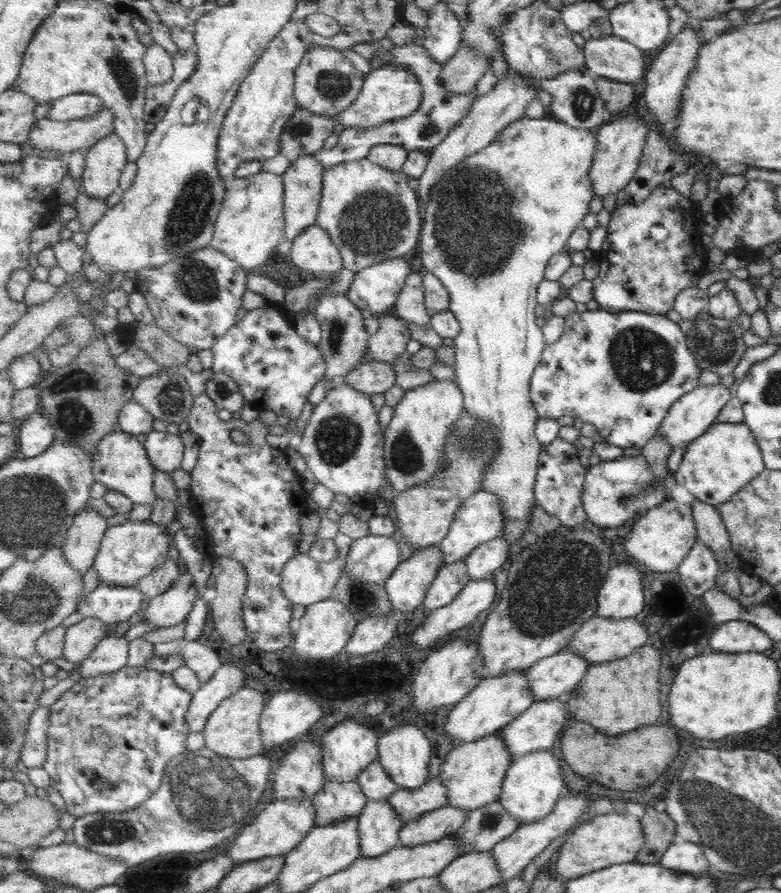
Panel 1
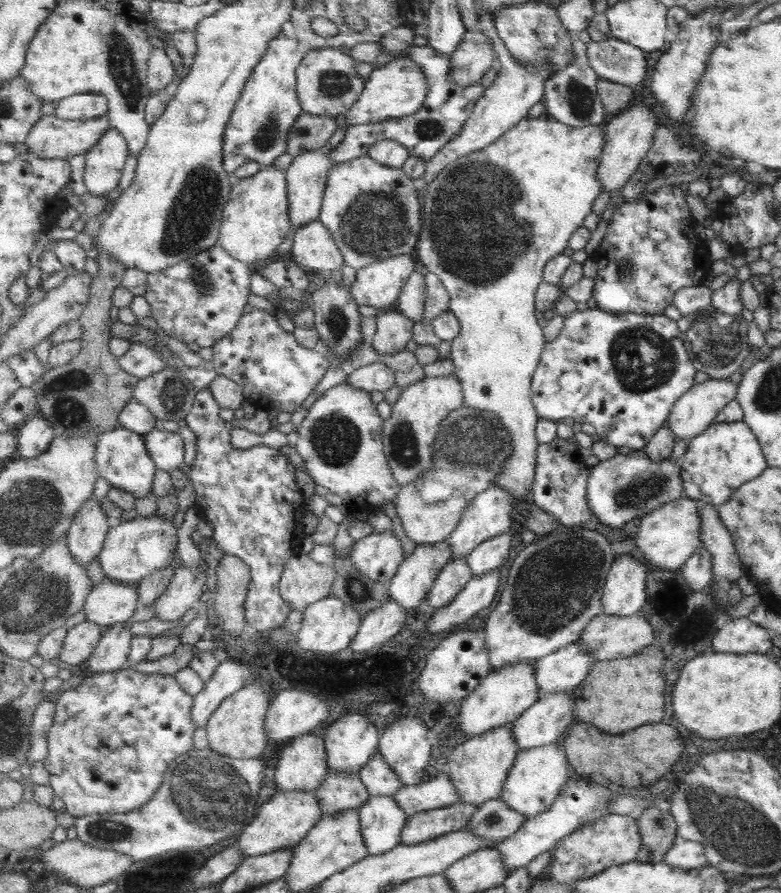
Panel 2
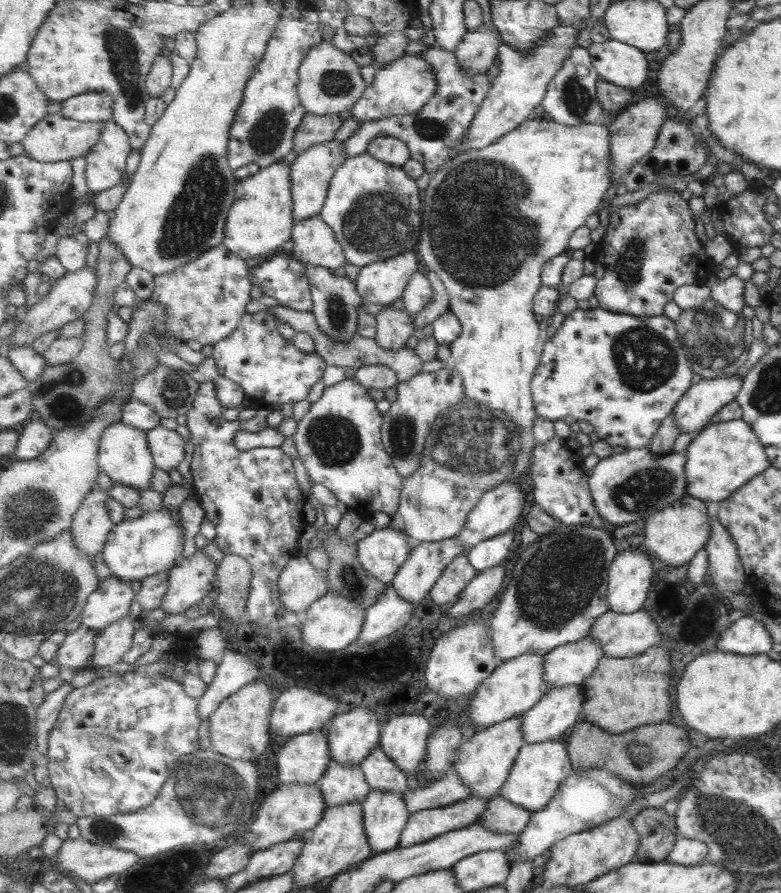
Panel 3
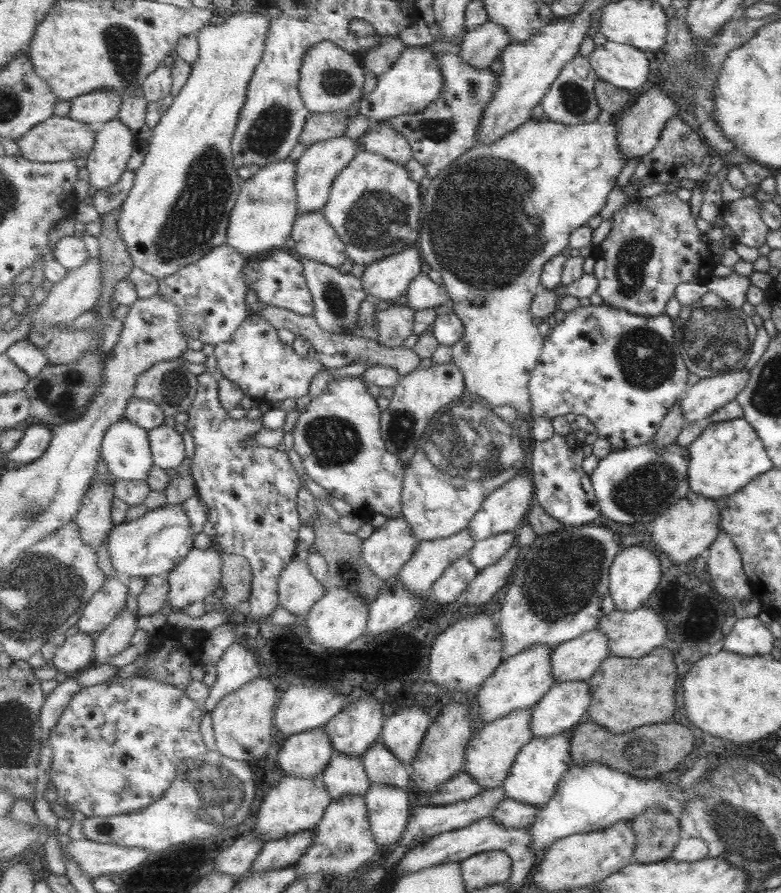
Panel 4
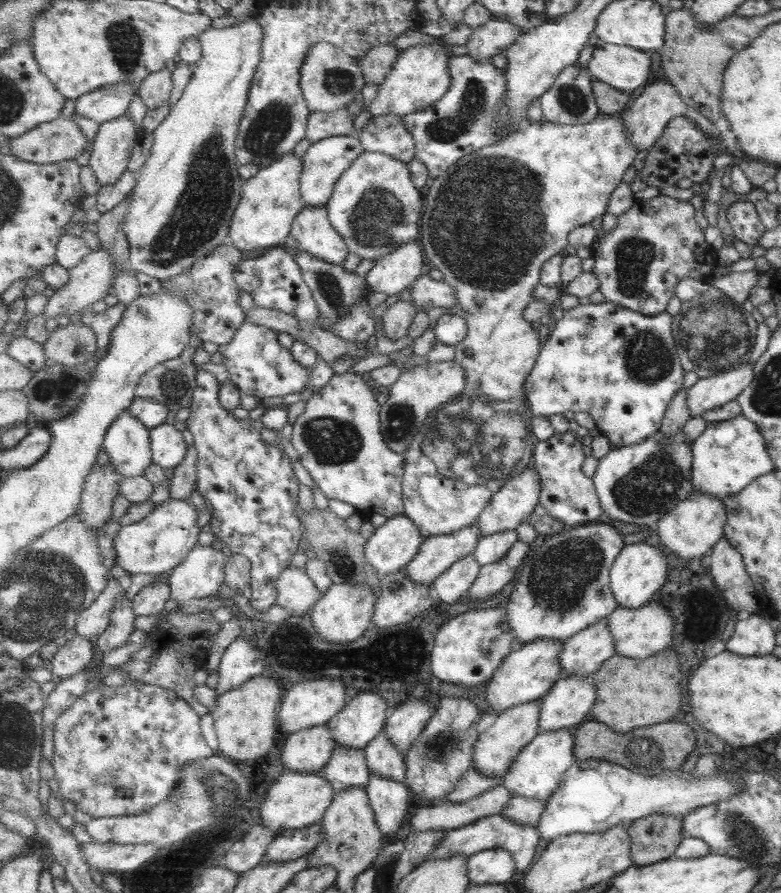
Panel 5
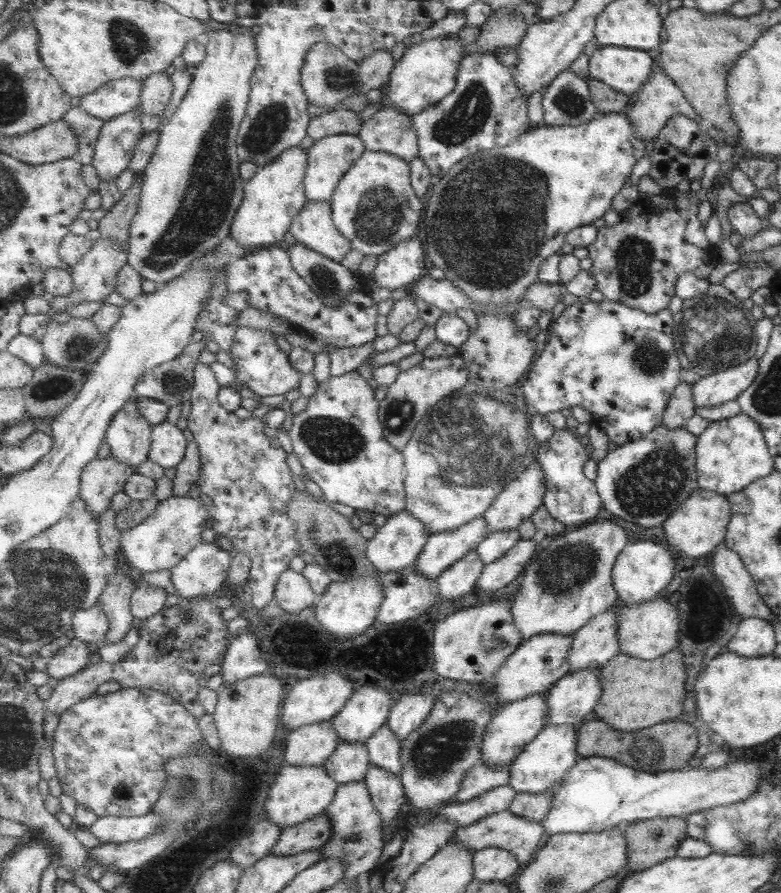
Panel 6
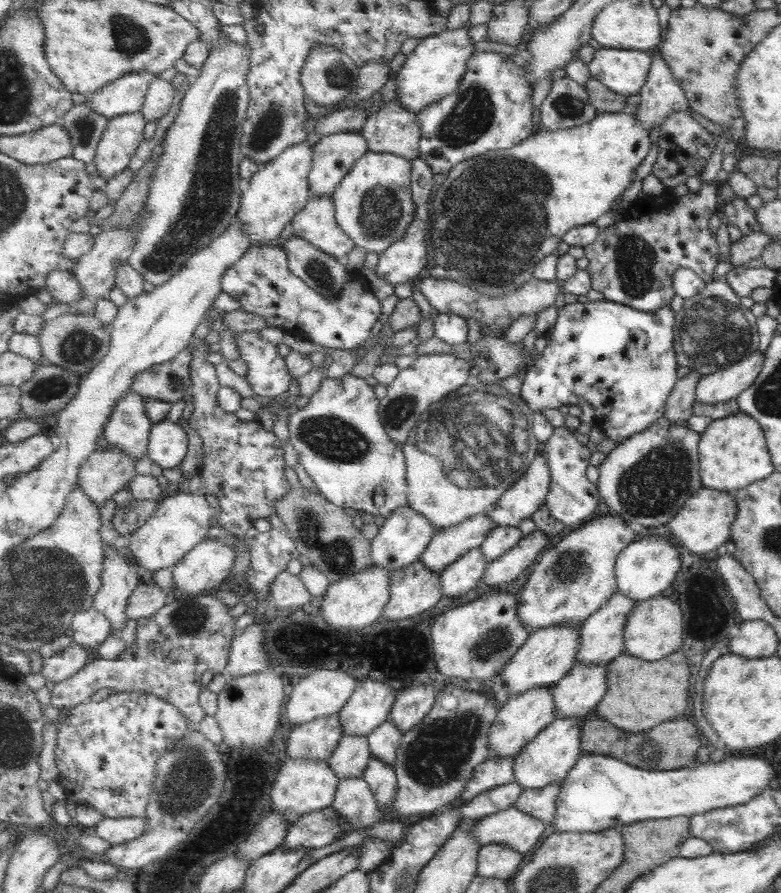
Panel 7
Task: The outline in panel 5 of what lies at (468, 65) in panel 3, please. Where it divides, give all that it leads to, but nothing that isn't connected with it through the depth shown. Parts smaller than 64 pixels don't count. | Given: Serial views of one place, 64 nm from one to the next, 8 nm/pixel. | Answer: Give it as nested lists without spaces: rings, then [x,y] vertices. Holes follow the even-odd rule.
[[[492,18],[489,22],[473,29],[467,42],[467,56],[477,64],[491,62],[493,58],[510,49],[522,35],[522,30],[512,22]]]

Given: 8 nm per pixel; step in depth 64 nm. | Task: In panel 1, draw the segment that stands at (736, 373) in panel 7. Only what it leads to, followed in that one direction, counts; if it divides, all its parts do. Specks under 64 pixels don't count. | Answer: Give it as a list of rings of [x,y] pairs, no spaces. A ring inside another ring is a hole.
[[[721,383],[708,386],[697,385],[692,392],[683,396],[669,410],[668,416],[665,417],[665,421],[661,424],[660,431],[656,432],[656,435],[666,438],[672,447],[680,447],[685,450],[688,444],[693,442],[693,439],[699,438],[708,431],[715,422],[719,410],[729,401],[731,395],[732,393],[728,391],[727,387],[721,385]]]

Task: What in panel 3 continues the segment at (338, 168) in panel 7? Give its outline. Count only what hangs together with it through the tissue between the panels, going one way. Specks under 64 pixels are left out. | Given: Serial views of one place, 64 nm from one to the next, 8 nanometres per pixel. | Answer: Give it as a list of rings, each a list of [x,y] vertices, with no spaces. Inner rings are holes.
[[[335,138],[328,143],[307,148],[293,161],[291,164],[292,194],[297,220],[317,217],[322,213],[325,201],[328,200],[329,187],[334,174],[347,159],[346,141]]]

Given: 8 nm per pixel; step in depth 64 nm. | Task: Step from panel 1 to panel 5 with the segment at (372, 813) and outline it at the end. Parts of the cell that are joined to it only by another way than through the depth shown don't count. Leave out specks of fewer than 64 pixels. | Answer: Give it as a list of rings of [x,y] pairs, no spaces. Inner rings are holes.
[[[373,773],[365,789],[385,841],[396,838],[407,816],[407,802],[411,802],[410,788],[405,783]]]

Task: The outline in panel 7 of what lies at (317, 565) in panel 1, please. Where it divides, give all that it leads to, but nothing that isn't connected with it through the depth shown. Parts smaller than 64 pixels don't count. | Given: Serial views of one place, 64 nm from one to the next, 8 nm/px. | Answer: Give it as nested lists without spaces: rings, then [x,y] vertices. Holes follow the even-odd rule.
[[[288,571],[277,576],[272,584],[270,596],[281,610],[296,610],[316,598],[307,590],[299,574],[290,574]]]

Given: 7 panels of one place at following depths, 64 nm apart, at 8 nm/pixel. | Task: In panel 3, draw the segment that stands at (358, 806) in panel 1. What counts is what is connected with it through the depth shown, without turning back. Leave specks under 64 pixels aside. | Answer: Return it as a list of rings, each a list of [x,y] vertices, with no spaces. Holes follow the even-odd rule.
[[[337,761],[329,763],[328,770],[325,771],[319,785],[322,787],[322,793],[328,807],[336,807],[354,802],[362,804],[372,789],[360,765],[354,765],[353,763],[339,764]]]

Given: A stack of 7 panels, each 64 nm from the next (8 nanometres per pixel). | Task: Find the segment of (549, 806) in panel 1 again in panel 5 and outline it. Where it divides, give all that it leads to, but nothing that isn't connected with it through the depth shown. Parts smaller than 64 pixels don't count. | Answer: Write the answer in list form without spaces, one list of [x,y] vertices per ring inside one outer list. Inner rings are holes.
[[[573,729],[543,731],[529,743],[504,778],[504,784],[513,796],[526,796],[547,802],[553,791],[560,787],[565,773],[576,763],[574,747],[576,740]]]

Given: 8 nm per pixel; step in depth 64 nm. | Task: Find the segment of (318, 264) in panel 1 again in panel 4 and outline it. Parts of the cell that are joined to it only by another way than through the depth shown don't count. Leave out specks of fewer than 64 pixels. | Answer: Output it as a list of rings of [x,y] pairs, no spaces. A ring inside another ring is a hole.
[[[324,211],[299,214],[294,224],[293,253],[323,264],[341,266],[348,258],[346,244],[325,218]]]

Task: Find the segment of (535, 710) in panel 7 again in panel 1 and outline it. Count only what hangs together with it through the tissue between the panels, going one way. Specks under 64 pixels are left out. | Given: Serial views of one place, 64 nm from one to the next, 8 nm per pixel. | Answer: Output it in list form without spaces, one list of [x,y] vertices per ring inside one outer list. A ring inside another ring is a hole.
[[[500,732],[486,736],[484,739],[458,744],[449,749],[444,763],[441,764],[441,780],[448,786],[449,802],[455,808],[479,810],[486,804],[496,803],[501,796],[504,780],[512,766],[513,756],[510,748],[506,747]]]

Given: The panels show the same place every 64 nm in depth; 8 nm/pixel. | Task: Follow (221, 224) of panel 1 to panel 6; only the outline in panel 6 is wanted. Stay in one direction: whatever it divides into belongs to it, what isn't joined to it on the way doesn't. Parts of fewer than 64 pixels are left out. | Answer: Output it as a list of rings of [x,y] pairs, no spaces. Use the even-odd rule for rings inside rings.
[[[300,147],[283,151],[268,165],[260,168],[252,179],[245,183],[244,203],[239,207],[232,224],[232,236],[244,247],[284,245],[283,238],[290,232],[293,219],[308,204],[305,194],[305,175],[308,171],[308,152]]]

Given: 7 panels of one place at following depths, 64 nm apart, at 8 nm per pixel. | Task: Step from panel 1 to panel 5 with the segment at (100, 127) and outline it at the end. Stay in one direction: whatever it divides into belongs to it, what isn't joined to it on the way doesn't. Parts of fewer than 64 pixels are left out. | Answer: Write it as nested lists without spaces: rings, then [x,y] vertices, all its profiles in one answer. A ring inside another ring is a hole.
[[[70,116],[40,124],[23,136],[9,138],[11,155],[37,164],[76,159],[88,147],[88,136]]]

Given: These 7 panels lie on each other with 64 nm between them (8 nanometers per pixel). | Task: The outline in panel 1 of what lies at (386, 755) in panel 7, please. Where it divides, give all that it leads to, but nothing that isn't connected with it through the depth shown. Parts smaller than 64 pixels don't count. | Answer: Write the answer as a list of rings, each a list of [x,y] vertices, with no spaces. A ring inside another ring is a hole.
[[[379,758],[369,764],[360,774],[358,781],[367,798],[376,801],[387,800],[400,788],[392,776],[388,775]]]

